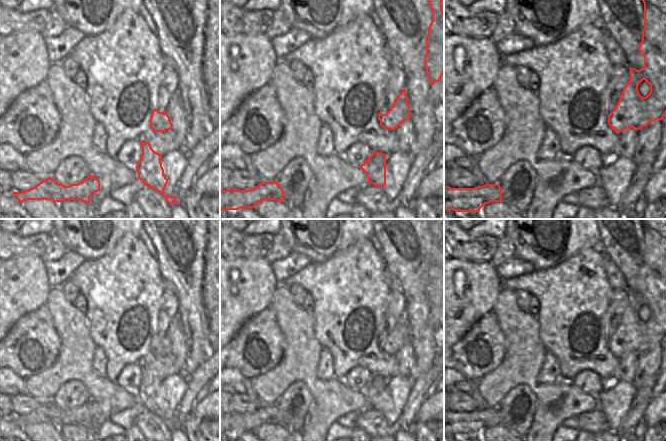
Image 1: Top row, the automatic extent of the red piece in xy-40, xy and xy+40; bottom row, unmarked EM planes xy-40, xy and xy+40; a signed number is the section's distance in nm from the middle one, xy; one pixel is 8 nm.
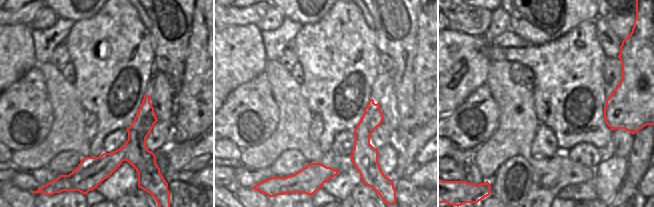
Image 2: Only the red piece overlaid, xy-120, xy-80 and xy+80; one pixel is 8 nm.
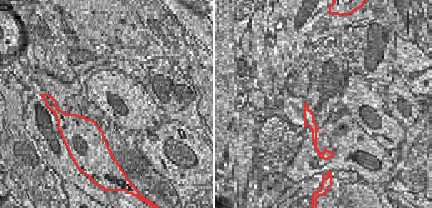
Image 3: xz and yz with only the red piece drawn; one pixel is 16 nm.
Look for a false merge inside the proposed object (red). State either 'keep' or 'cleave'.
cleave

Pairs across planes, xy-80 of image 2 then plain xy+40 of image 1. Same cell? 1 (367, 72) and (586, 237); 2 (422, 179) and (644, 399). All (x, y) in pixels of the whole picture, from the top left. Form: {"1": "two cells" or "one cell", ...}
{"1": "two cells", "2": "two cells"}

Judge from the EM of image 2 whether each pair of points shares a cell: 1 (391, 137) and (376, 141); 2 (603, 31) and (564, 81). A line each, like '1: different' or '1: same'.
1: same
2: different

